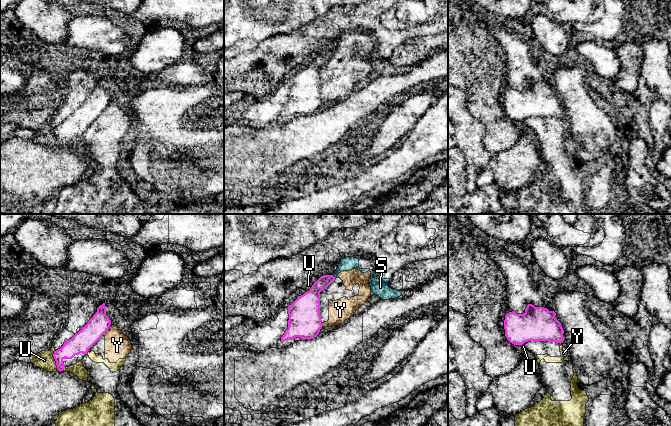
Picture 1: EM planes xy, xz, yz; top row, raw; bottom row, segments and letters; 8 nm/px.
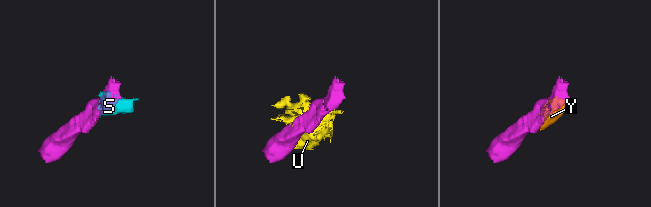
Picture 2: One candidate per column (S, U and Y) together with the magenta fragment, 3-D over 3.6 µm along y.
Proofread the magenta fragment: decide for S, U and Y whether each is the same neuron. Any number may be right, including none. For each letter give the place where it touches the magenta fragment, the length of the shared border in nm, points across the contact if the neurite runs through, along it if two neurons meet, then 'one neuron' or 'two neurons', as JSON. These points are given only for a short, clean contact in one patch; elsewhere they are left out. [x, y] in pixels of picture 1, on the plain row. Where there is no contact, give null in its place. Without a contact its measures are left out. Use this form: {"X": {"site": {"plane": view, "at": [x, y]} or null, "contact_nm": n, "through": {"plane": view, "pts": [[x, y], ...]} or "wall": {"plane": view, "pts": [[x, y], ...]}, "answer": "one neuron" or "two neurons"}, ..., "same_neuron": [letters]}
{"S": {"site": {"plane": "xz", "at": [334, 53]}, "contact_nm": 30, "answer": "two neurons"}, "U": {"site": {"plane": "xy", "at": [55, 136]}, "contact_nm": 170, "answer": "two neurons"}, "Y": {"site": {"plane": "xy", "at": [107, 106]}, "contact_nm": 90, "wall": {"plane": "xy", "pts": [[110, 102], [103, 110]]}, "answer": "two neurons"}, "same_neuron": []}

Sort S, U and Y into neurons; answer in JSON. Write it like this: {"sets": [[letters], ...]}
{"sets": [["S", "U", "Y"]]}

